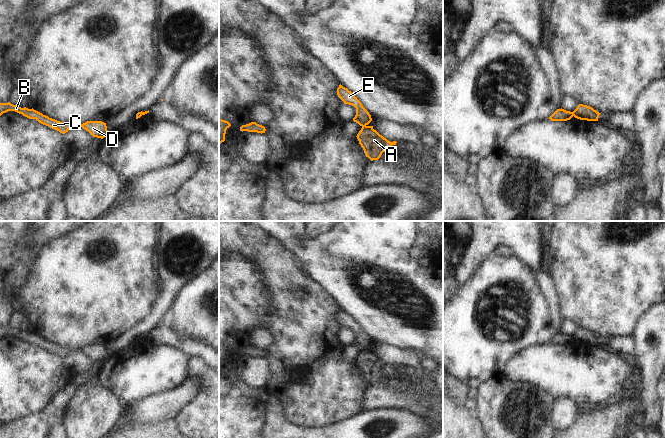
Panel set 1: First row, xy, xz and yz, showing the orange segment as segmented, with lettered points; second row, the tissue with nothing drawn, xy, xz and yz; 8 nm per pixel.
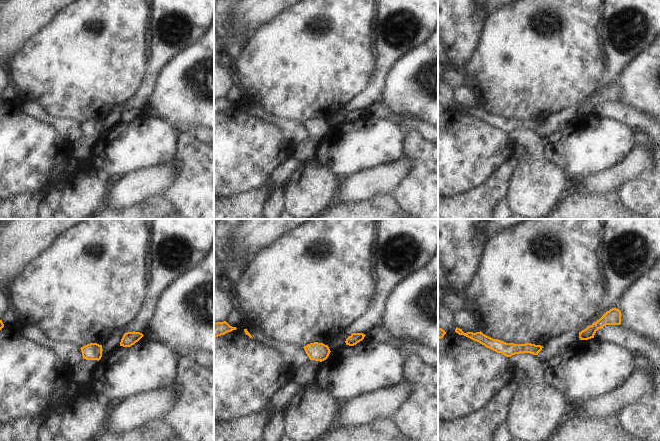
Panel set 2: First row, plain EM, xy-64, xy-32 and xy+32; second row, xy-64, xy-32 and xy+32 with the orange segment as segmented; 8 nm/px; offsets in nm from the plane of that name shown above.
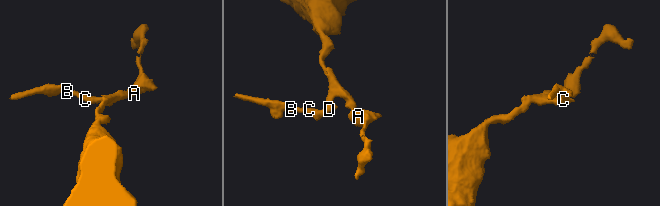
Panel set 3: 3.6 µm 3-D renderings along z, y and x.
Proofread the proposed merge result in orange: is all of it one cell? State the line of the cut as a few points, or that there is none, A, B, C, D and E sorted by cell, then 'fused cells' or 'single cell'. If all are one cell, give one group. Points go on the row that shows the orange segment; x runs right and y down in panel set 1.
cut xz (365, 125), (362, 127); groups A / B C D E; fused cells

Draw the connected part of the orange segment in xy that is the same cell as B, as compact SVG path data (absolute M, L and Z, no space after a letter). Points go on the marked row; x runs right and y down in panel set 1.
M10 102L0 103L0 116L8 111L15 111L29 119L36 119L39 123L46 125L52 129L55 129L62 134L68 132L71 126L70 123L63 123L55 119L49 118L48 116L43 115L42 113L34 110L33 108L32 109L28 109L26 107L21 108L18 105L11 104Z

